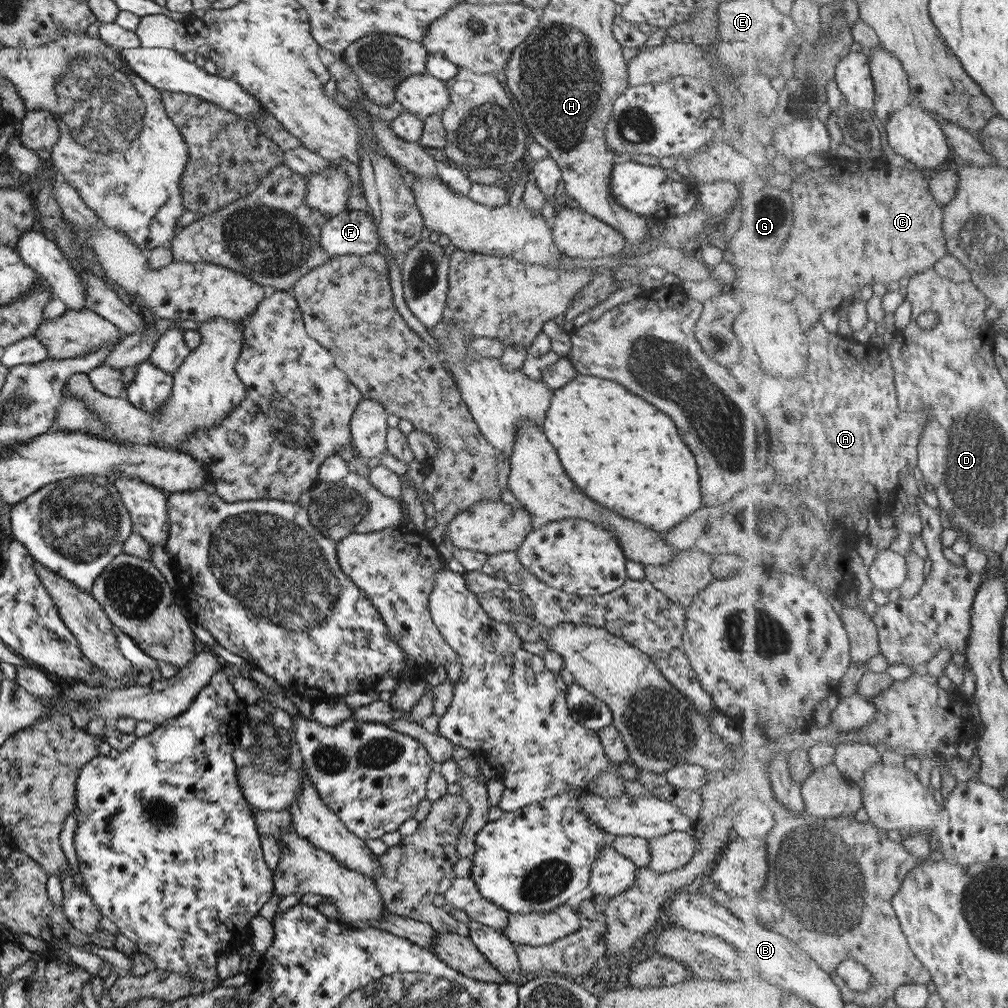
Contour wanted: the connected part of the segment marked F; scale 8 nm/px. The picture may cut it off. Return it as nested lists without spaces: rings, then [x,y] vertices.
[[[345,209],[321,226],[319,246],[331,256],[366,255],[378,251],[377,230],[368,213]]]

